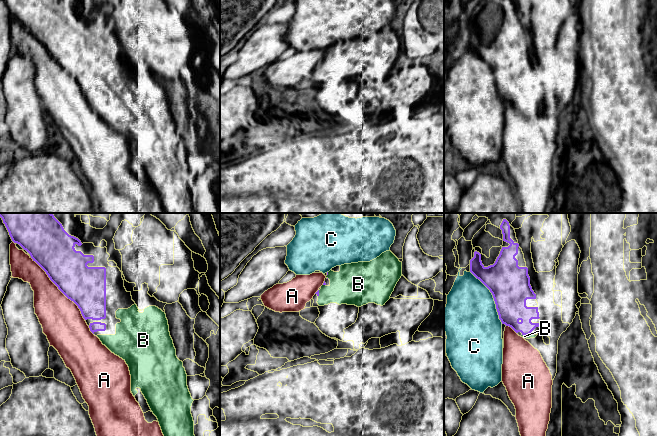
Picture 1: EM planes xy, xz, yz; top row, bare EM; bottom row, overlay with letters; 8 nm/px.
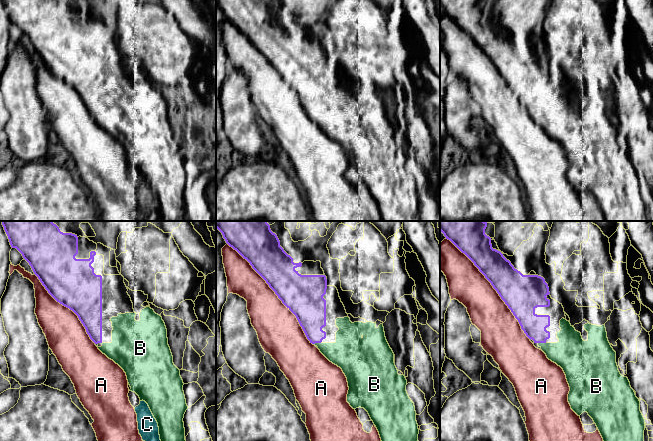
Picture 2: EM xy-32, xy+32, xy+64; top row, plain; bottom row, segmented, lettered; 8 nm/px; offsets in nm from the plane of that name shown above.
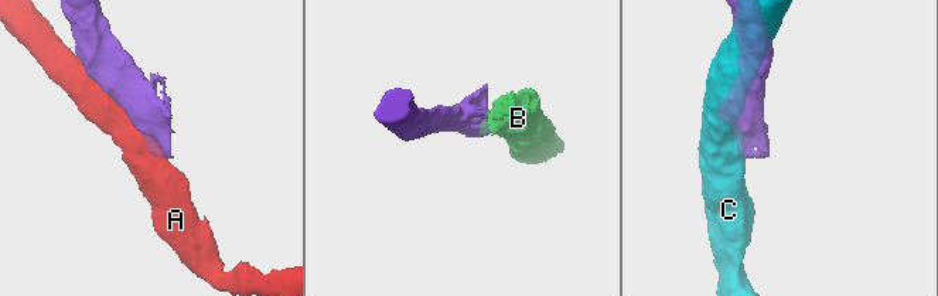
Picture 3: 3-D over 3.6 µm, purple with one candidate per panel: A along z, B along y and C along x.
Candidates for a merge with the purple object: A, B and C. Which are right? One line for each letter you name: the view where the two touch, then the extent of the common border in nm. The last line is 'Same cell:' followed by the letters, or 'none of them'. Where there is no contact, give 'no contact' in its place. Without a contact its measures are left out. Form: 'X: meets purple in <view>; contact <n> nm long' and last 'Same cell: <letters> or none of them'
B: meets purple in yz; contact 60 nm long
Same cell: B

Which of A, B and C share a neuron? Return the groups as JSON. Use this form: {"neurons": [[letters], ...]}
{"neurons": [["A"], ["B"], ["C"]]}

